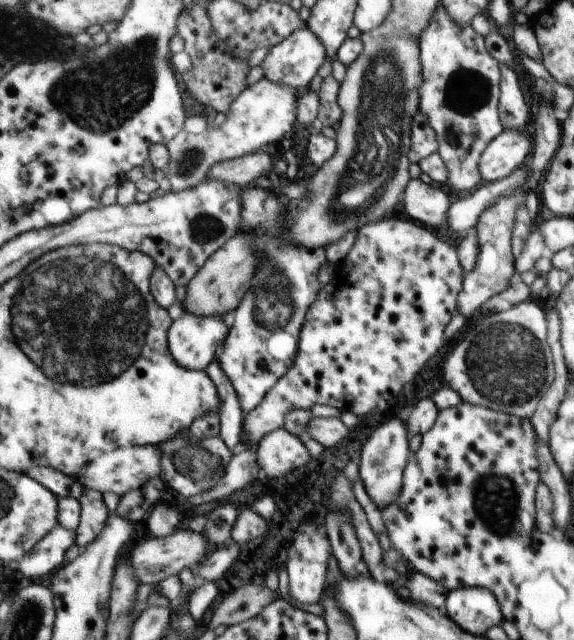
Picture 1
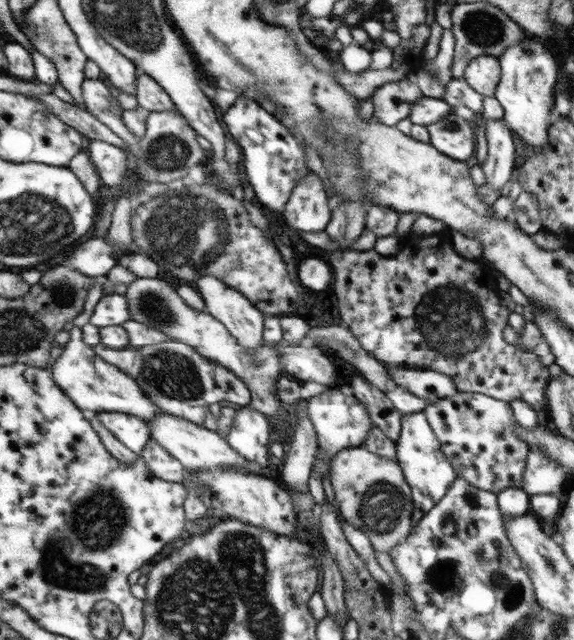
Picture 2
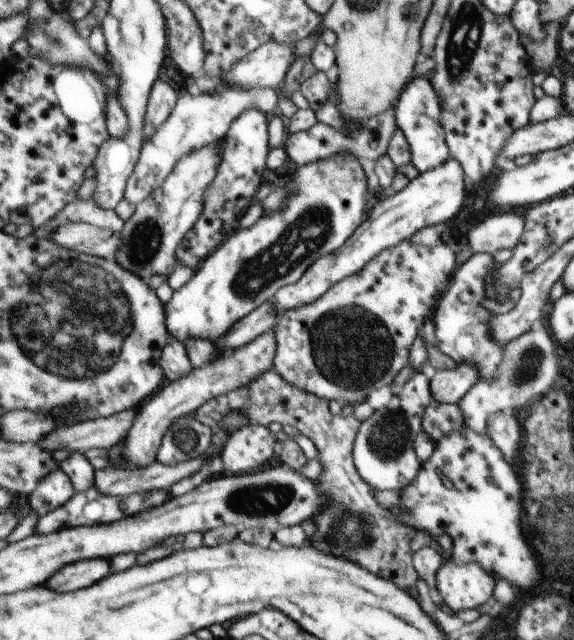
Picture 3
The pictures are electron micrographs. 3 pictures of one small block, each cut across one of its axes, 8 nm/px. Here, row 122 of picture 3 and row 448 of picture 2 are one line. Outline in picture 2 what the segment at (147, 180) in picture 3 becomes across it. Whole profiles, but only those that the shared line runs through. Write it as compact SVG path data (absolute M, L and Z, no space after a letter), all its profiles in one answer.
M168 413L160 415L158 419L151 420L149 424L152 432L151 439L160 443L164 450L179 460L188 472L194 472L198 469L210 470L214 467L232 467L262 476L270 474L270 470L269 473L266 472L266 467L254 464L251 460L246 460L240 456L238 452L232 449L227 438L222 437L217 431L207 430L192 421Z

